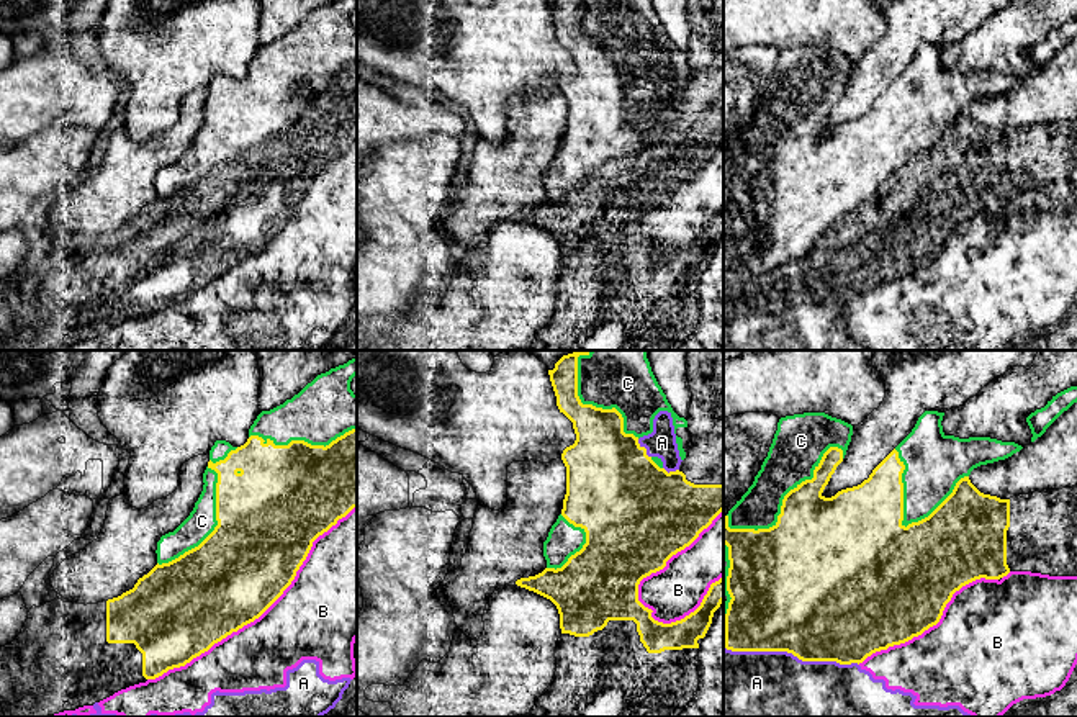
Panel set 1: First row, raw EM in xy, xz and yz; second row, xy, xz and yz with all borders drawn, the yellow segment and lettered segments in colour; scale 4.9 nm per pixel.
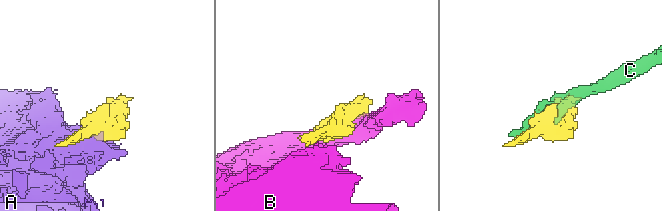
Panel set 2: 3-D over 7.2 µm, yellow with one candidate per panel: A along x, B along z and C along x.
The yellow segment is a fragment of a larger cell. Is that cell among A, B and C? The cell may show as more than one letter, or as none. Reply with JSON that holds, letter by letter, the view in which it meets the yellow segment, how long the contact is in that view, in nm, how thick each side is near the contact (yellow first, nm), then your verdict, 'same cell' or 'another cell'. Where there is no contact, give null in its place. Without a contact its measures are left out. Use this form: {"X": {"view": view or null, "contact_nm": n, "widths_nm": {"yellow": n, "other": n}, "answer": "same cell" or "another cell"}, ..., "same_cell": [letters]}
{"A": {"view": "yz", "contact_nm": 650, "widths_nm": {"yellow": 500, "other": 480}, "answer": "another cell"}, "B": {"view": "xy", "contact_nm": 1350, "widths_nm": {"yellow": 460, "other": 380}, "answer": "another cell"}, "C": {"view": "yz", "contact_nm": 700, "widths_nm": {"yellow": 420, "other": 240}, "answer": "same cell"}, "same_cell": ["C"]}

